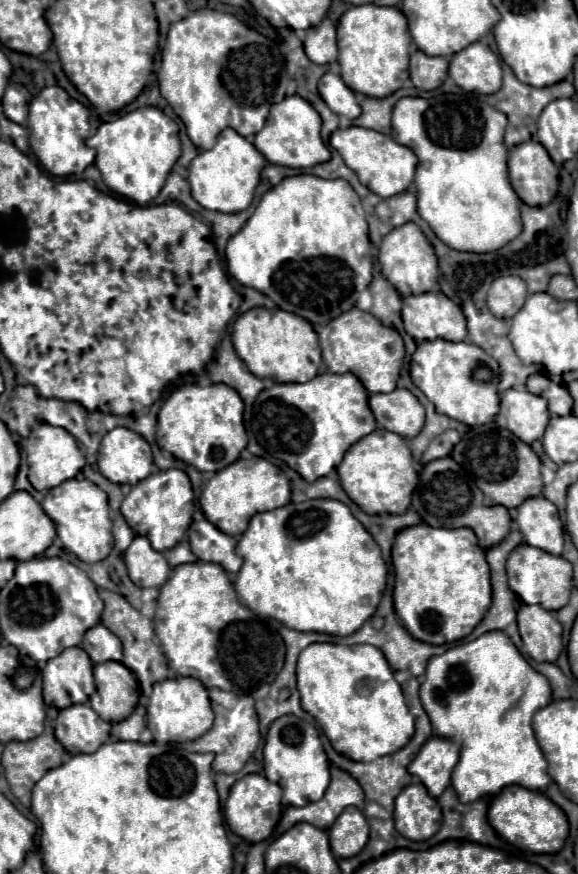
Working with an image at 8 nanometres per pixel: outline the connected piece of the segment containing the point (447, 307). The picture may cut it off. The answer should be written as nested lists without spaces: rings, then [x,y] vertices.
[[[442,292],[406,296],[402,300],[402,320],[406,332],[416,340],[450,340],[466,338],[466,318],[462,308]]]

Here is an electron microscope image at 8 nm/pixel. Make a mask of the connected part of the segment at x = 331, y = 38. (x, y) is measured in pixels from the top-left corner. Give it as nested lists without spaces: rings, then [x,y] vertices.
[[[324,18],[318,26],[306,30],[304,50],[314,64],[330,64],[338,58],[336,28],[328,18]]]

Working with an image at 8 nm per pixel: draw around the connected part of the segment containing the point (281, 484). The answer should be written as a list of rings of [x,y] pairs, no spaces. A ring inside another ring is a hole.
[[[264,458],[236,460],[228,468],[216,472],[206,484],[200,496],[200,506],[204,516],[216,524],[224,534],[240,536],[244,528],[248,528],[248,520],[256,512],[266,512],[280,508],[290,502],[290,480],[288,476],[274,464]]]

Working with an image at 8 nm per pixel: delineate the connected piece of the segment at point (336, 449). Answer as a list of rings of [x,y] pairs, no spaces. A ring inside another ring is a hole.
[[[320,374],[304,384],[274,384],[272,388],[260,392],[254,404],[254,412],[262,424],[266,450],[270,452],[270,456],[284,460],[306,482],[314,482],[330,474],[342,462],[344,452],[376,428],[376,420],[372,416],[372,410],[368,408],[366,388],[352,374]],[[296,440],[306,440],[306,442],[300,442],[300,446],[290,448],[288,444]]]

